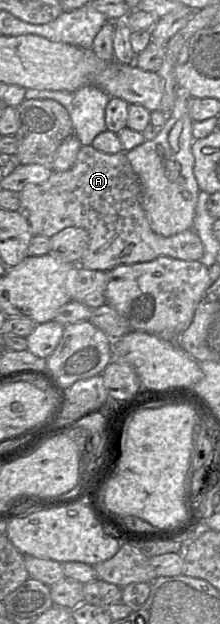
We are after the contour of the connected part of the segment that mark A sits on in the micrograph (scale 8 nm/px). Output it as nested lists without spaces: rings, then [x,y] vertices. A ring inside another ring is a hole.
[[[82,145],[70,169],[53,171],[43,183],[26,185],[19,192],[19,198],[20,207],[17,211],[26,218],[33,235],[51,237],[67,227],[79,227],[88,231],[89,246],[79,265],[90,270],[110,271],[119,265],[148,262],[159,256],[200,261],[204,254],[204,245],[194,229],[172,236],[162,236],[152,230],[142,206],[142,184],[126,152],[108,154],[91,145]]]

